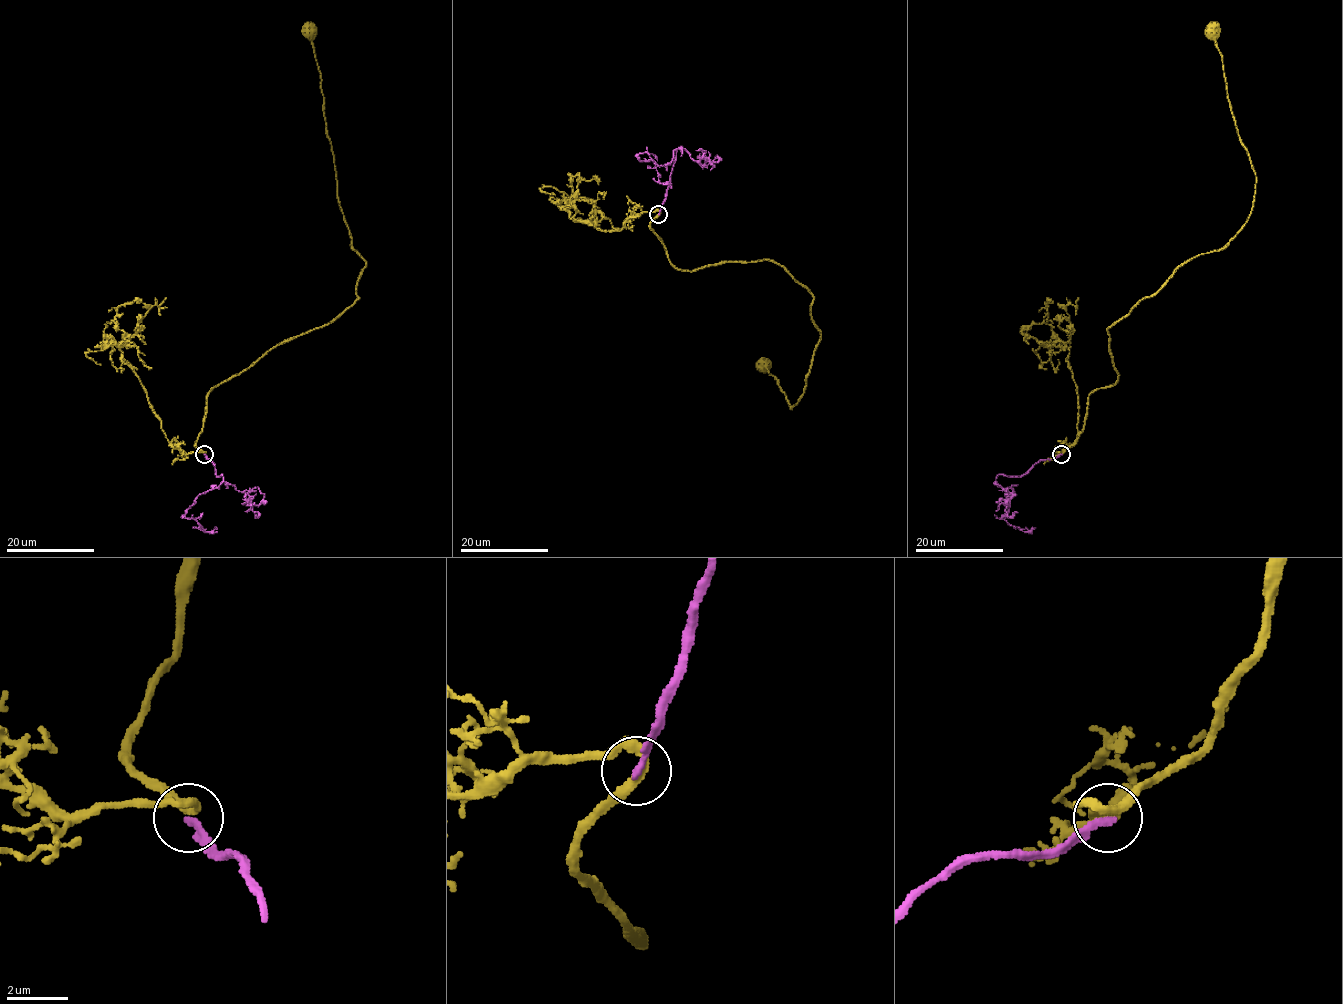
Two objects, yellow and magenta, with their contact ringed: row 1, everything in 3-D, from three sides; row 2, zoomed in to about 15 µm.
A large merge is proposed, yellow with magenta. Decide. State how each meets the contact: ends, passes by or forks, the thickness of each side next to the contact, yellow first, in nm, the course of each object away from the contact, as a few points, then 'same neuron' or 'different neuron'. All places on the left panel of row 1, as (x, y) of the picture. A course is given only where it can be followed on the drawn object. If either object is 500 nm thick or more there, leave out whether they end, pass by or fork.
yellow passes by; magenta ends there; 260 nm thick on the yellow side, 220 nm on the other; yellow runs (204, 454), (196, 442), (212, 388), (328, 325), (358, 300), (366, 265), (340, 207), (309, 30); magenta runs (204, 454), (217, 476), (221, 475), (222, 482), (196, 498), (184, 517), (191, 518), (204, 531), (217, 528); different neuron

